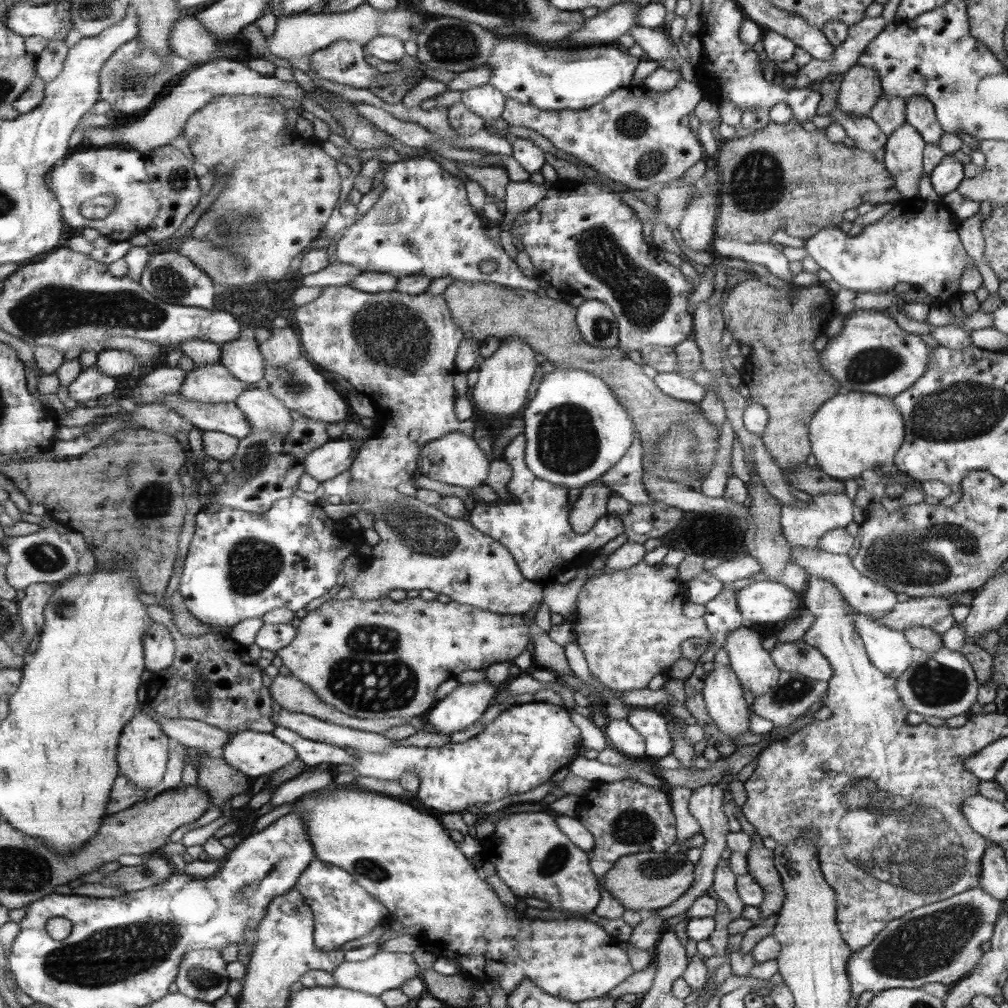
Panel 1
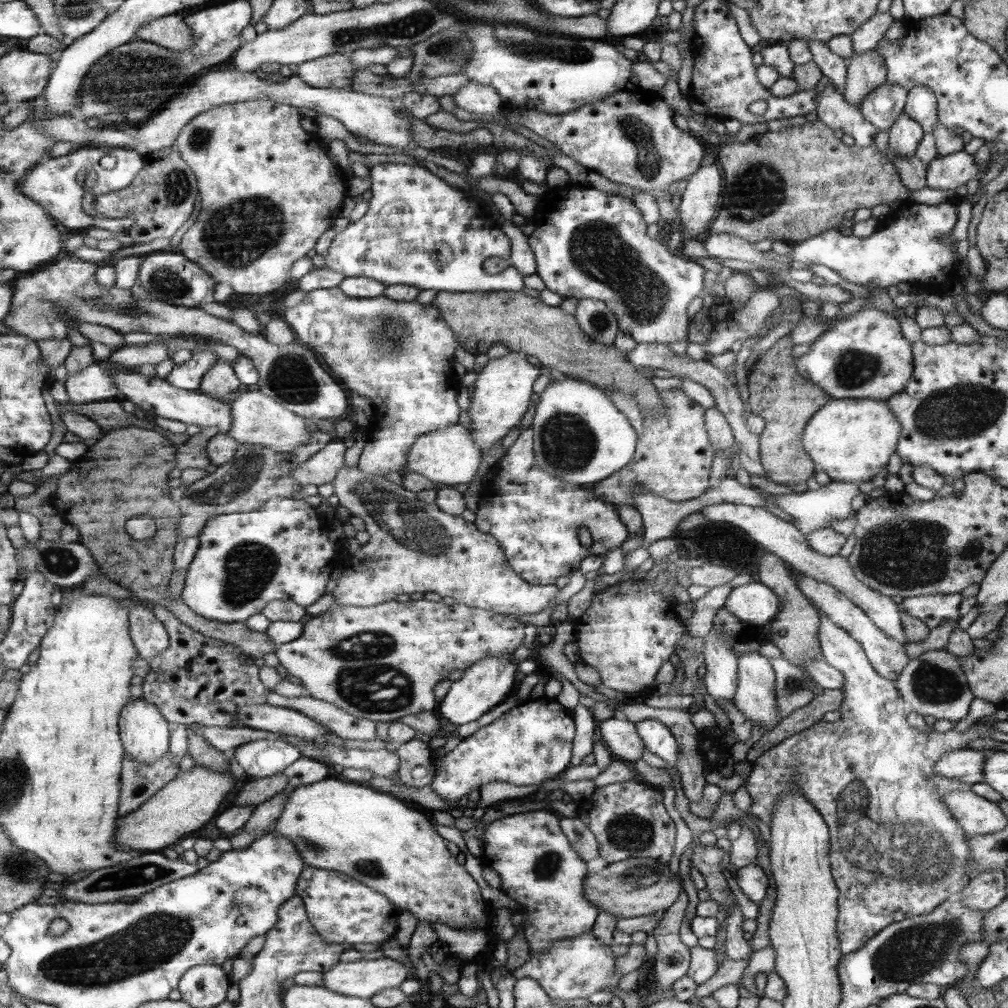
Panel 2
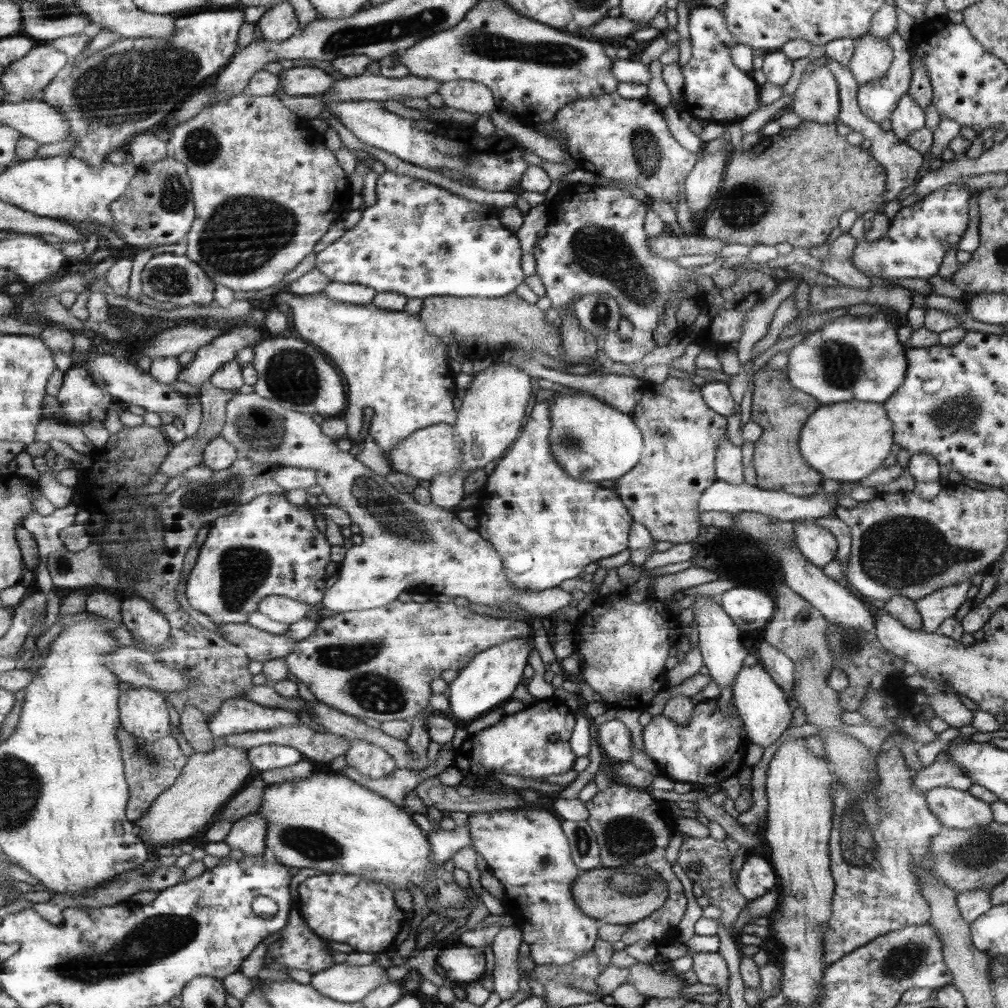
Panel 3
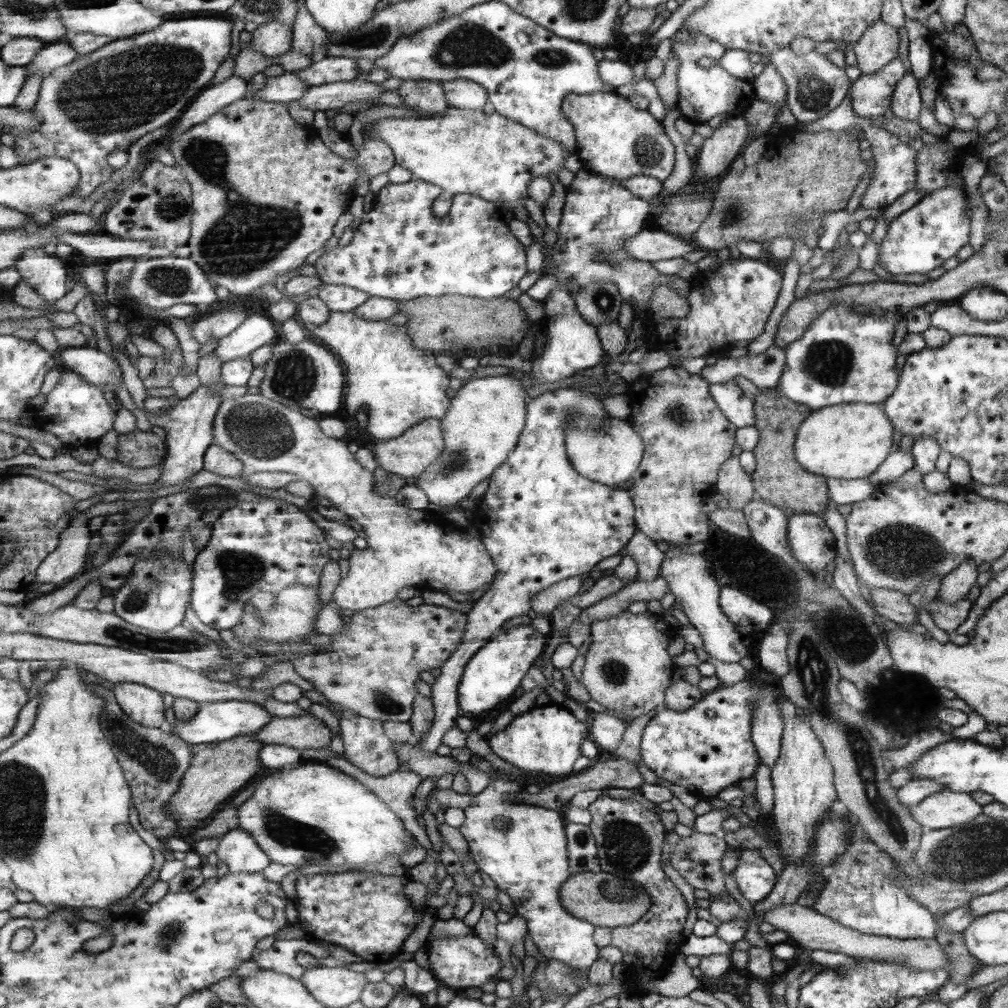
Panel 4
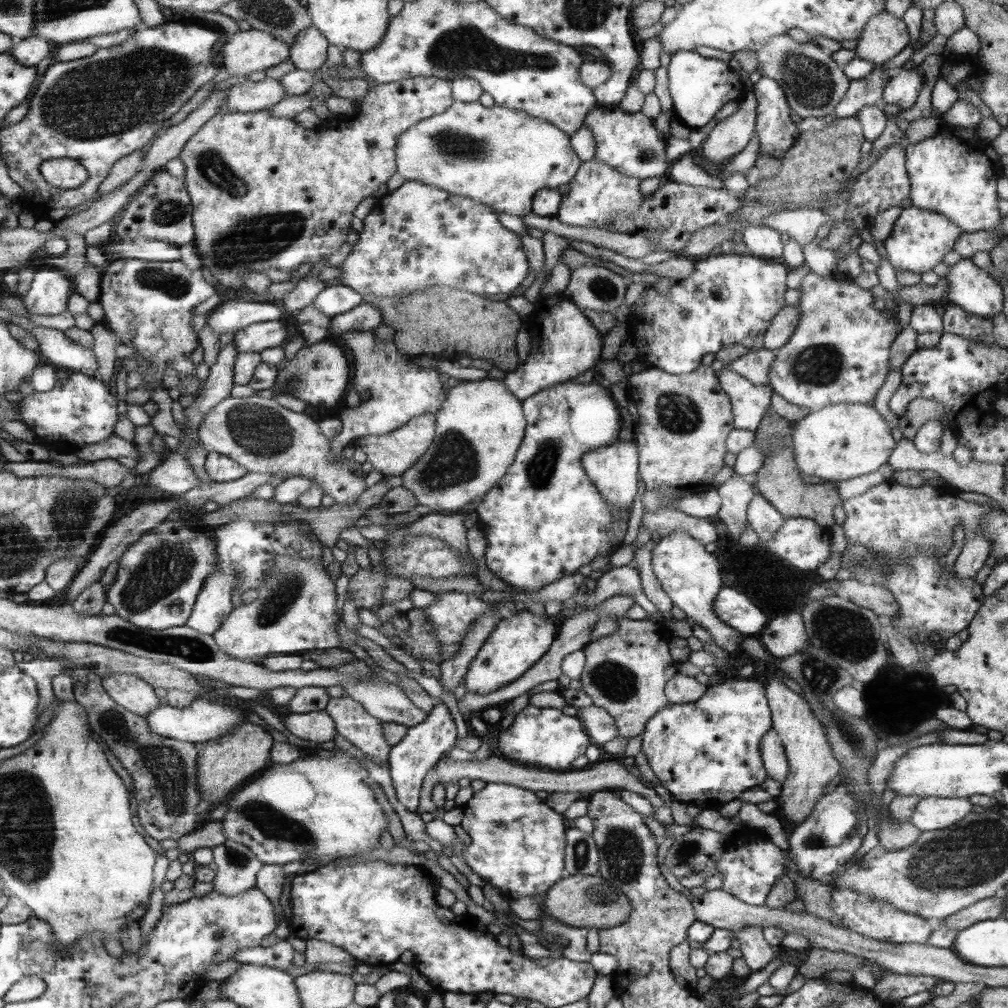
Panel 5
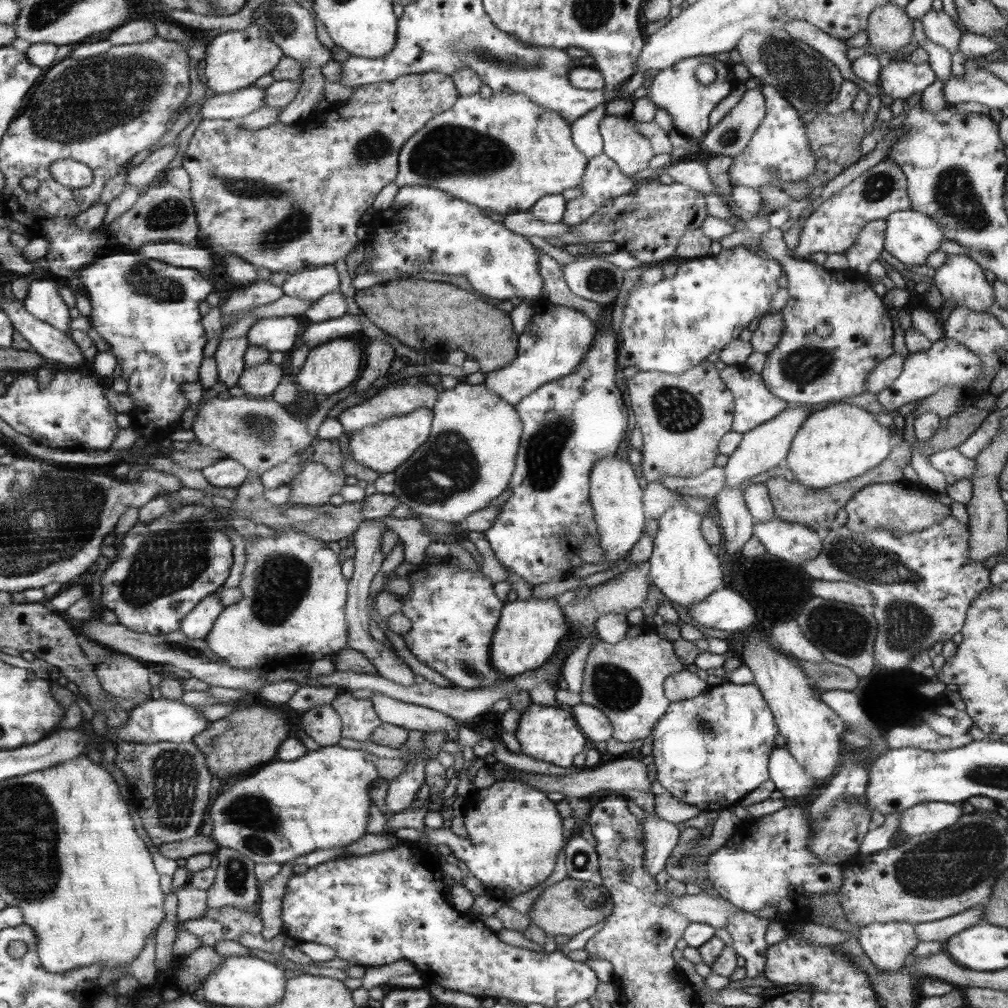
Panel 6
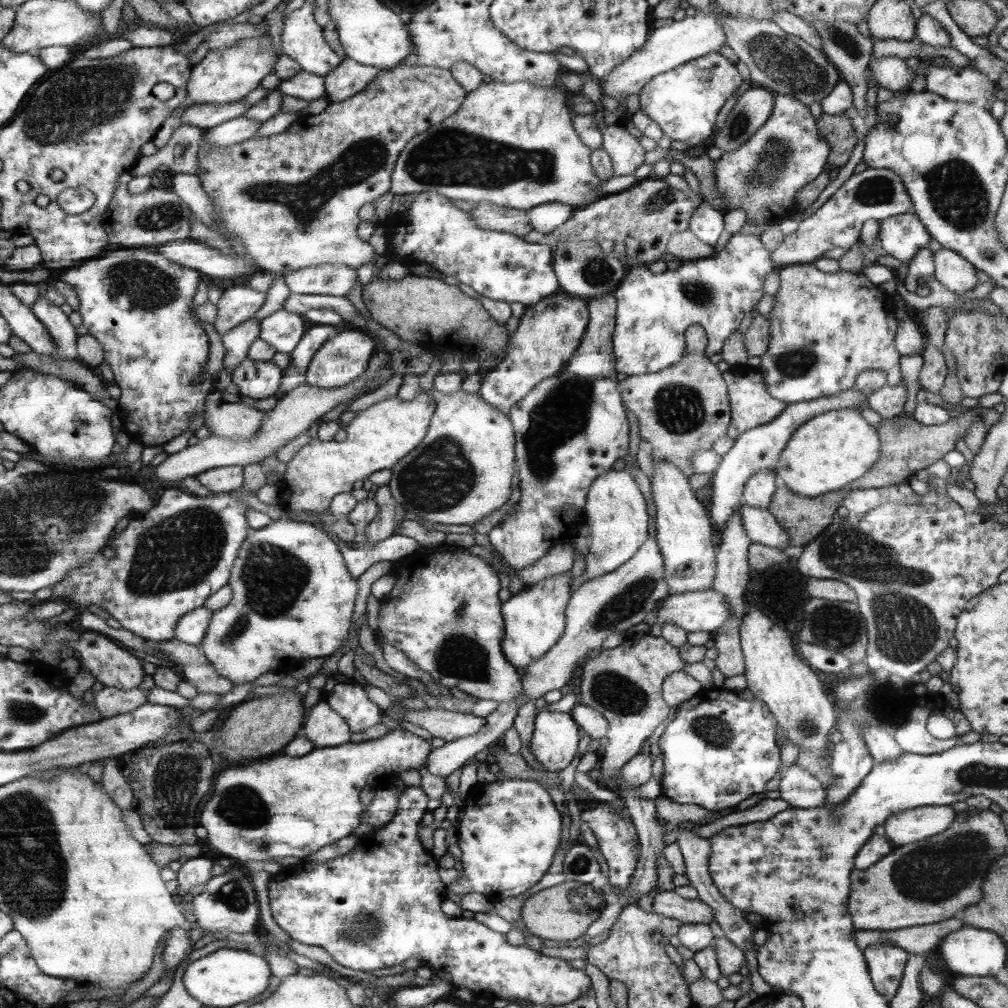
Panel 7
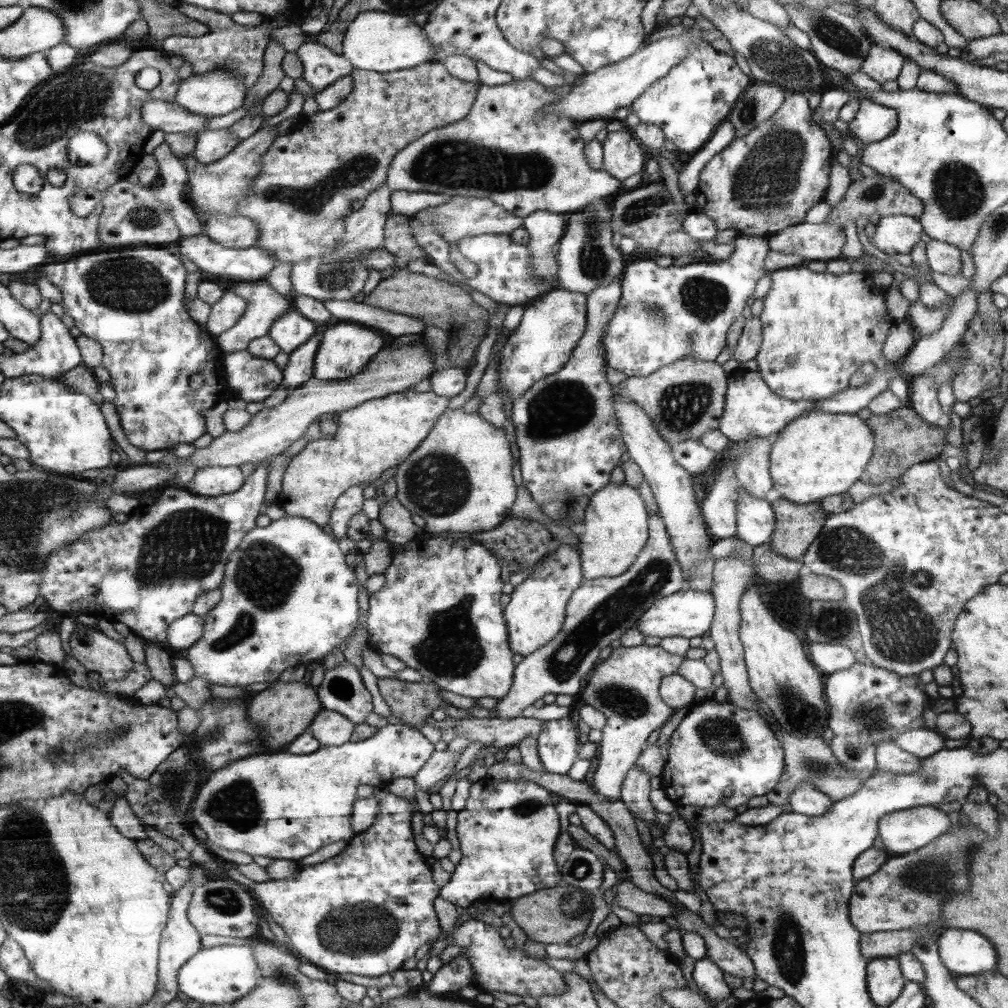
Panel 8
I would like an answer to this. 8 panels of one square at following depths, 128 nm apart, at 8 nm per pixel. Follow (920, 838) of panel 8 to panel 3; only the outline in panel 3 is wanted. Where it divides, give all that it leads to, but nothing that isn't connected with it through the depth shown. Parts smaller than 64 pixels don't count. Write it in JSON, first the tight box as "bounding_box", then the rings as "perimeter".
{"bounding_box":[925,787,994,830],"perimeter":[[[936,787],[925,792],[927,803],[945,828],[968,830],[994,822],[991,803],[955,788]]]}

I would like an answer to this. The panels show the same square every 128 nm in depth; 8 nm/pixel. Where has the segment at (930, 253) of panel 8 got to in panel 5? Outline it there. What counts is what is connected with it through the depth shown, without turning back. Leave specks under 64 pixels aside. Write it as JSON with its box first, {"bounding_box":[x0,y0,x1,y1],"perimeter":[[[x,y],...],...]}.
{"bounding_box":[944,259,1003,318],"perimeter":[[[972,259],[959,260],[956,264],[952,264],[951,267],[950,273],[944,276],[949,280],[946,297],[950,299],[950,302],[980,318],[994,318],[994,316],[1003,312],[1003,288],[989,272],[974,265]]]}

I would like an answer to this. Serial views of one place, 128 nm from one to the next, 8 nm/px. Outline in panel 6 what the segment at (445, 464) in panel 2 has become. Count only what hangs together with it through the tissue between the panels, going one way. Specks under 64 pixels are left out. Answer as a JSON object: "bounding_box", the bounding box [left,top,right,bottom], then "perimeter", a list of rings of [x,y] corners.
{"bounding_box":[350,408,434,472],"perimeter":[[[418,408],[418,410],[402,416],[384,419],[378,424],[350,434],[350,456],[372,471],[394,472],[401,464],[406,463],[422,444],[427,442],[431,436],[433,422],[434,412],[431,408]]]}

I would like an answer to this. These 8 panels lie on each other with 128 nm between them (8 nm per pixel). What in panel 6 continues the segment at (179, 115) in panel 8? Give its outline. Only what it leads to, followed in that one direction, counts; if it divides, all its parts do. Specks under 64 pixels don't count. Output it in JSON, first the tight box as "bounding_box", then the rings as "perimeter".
{"bounding_box":[198,86,265,121],"perimeter":[[[250,86],[232,91],[228,94],[217,94],[202,104],[198,114],[202,120],[240,121],[244,116],[259,111],[265,105],[265,89]]]}

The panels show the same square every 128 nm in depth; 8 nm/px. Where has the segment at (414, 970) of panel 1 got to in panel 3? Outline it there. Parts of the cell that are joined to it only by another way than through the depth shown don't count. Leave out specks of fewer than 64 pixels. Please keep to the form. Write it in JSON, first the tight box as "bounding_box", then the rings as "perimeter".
{"bounding_box":[311,962,390,1003],"perimeter":[[[373,962],[357,966],[335,963],[330,968],[312,974],[311,985],[324,996],[345,1003],[360,1003],[379,986],[390,982],[387,968]]]}

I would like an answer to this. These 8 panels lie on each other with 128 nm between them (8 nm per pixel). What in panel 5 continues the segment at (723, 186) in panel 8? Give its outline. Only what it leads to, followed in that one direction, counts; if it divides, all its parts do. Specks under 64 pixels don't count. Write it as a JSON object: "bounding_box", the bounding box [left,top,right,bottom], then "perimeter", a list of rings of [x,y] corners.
{"bounding_box":[752,75,800,159],"perimeter":[[[762,75],[758,82],[752,85],[752,92],[759,98],[759,114],[756,123],[756,136],[758,136],[758,153],[768,155],[775,159],[786,159],[787,152],[799,142],[800,130],[798,124],[792,122],[792,109],[787,104],[787,95],[779,81],[772,77]]]}

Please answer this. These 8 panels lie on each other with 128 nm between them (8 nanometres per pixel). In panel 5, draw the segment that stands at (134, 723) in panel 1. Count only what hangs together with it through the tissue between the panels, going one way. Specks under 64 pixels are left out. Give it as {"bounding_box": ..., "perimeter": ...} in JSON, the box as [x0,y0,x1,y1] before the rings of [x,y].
{"bounding_box":[103,672,160,719],"perimeter":[[[111,672],[103,677],[103,687],[118,704],[144,719],[160,706],[152,685],[130,672]]]}

